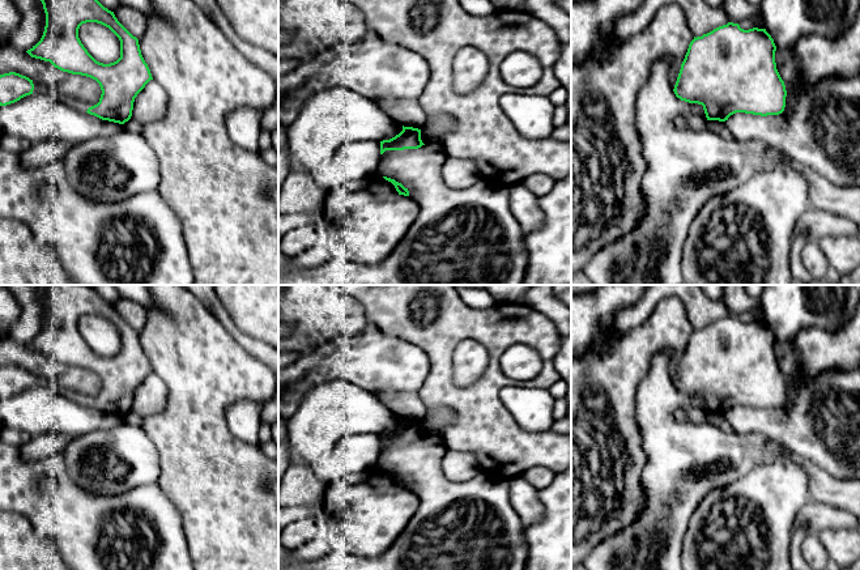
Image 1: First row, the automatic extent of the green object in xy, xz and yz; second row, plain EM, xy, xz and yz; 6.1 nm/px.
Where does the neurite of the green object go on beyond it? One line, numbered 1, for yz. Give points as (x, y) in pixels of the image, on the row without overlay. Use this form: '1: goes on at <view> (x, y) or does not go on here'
1: does not go on here

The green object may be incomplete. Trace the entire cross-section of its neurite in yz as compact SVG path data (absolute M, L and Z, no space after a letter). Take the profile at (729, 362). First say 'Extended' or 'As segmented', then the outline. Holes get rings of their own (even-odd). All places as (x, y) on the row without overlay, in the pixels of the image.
As segmented. M728 315L702 329L694 329L674 378L681 394L703 399L707 413L725 414L736 405L779 408L784 404L787 383L775 356L776 339L766 322L744 323Z

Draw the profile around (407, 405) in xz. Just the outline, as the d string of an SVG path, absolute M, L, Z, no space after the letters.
M418 392L414 394L380 394L378 399L395 414L404 420L422 422L426 414L426 405Z

